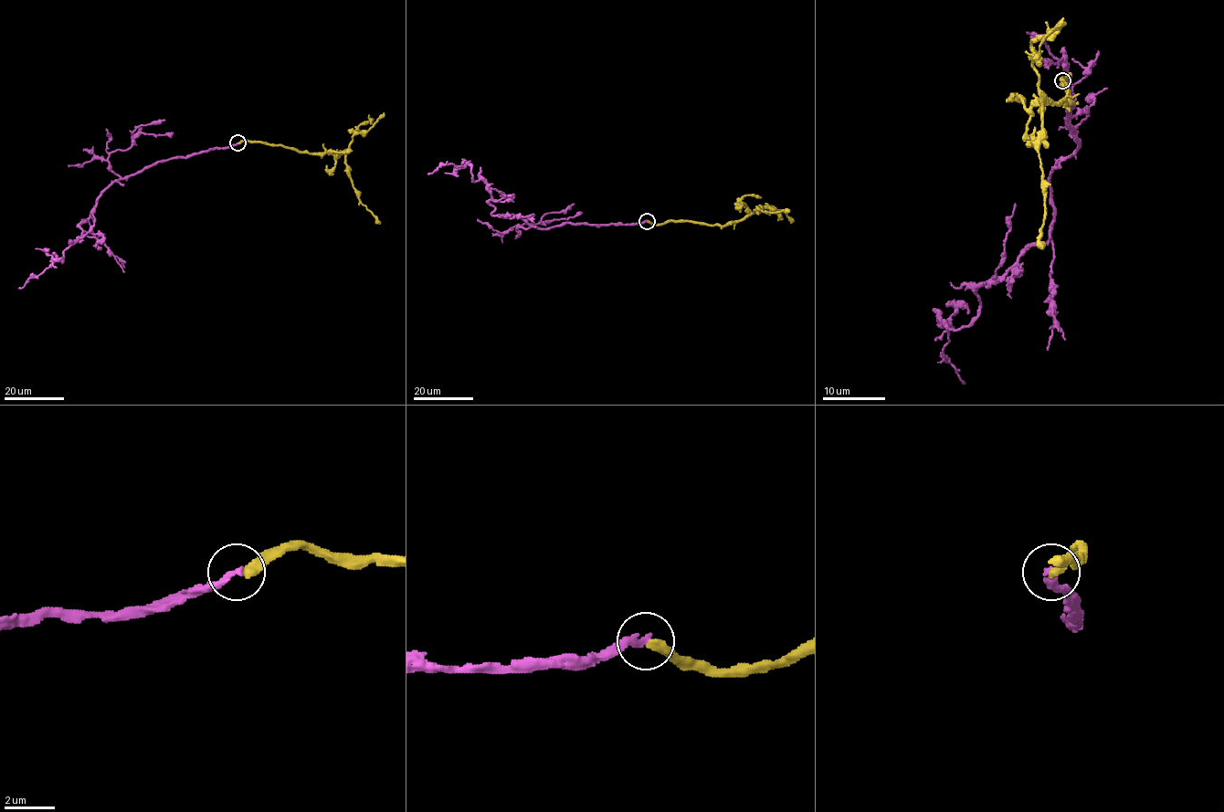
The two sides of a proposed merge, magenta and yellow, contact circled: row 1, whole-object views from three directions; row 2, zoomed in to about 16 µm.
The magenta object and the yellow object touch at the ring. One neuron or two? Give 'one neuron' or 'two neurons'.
two neurons

